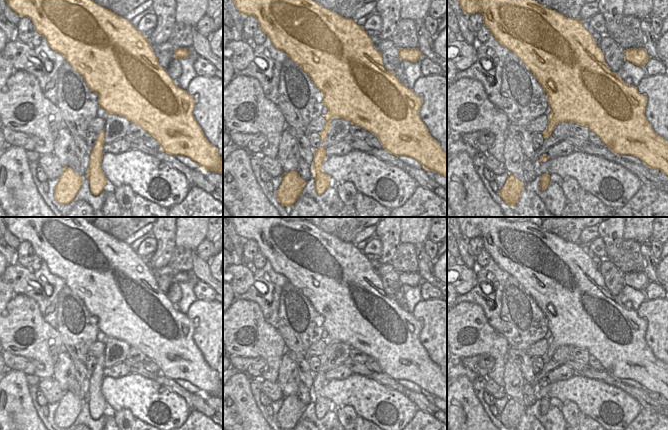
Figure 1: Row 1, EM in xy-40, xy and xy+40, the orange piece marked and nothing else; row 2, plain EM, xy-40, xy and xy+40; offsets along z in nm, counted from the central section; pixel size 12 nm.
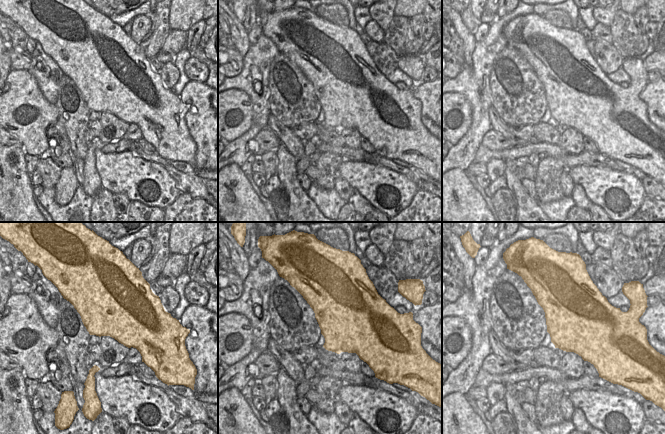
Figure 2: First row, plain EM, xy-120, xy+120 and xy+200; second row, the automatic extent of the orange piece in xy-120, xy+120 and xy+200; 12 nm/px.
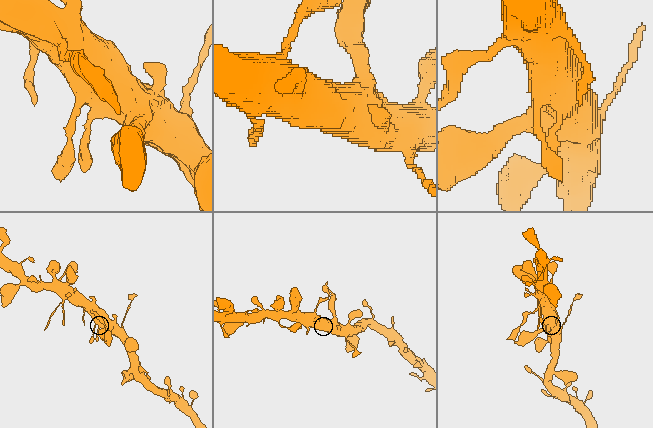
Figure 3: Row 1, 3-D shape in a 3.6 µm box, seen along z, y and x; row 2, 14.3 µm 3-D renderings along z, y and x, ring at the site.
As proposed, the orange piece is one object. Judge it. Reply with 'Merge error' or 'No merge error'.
No merge error.

